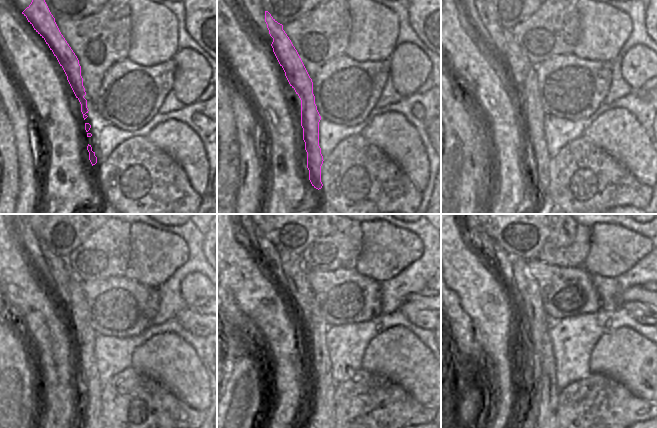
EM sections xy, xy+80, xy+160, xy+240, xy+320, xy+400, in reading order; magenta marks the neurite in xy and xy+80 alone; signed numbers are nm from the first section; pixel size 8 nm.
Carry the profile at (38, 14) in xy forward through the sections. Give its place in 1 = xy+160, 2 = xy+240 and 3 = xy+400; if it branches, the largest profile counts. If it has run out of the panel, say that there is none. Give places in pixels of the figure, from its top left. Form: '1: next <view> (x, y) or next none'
1: next xy+160 (522, 72)
2: next xy+240 (80, 314)
3: next xy+400 (549, 400)

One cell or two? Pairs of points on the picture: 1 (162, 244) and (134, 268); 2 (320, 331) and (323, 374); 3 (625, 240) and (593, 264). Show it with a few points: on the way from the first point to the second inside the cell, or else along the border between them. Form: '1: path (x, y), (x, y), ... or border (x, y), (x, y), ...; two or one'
1: path (155, 251), (141, 265); one
2: path (319, 342), (320, 363); one
3: path (617, 248), (601, 260); one

